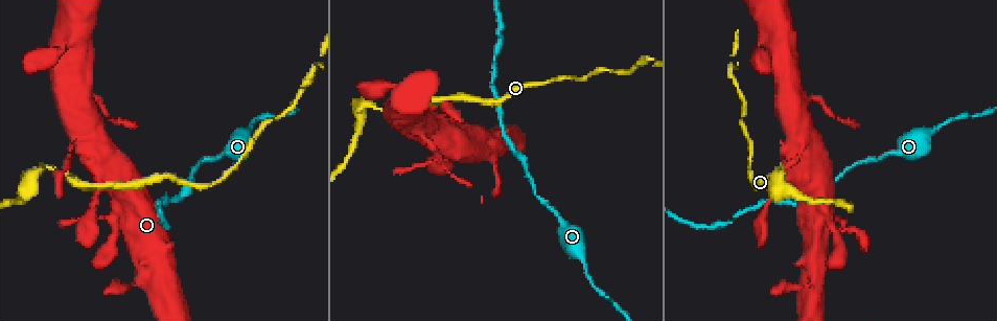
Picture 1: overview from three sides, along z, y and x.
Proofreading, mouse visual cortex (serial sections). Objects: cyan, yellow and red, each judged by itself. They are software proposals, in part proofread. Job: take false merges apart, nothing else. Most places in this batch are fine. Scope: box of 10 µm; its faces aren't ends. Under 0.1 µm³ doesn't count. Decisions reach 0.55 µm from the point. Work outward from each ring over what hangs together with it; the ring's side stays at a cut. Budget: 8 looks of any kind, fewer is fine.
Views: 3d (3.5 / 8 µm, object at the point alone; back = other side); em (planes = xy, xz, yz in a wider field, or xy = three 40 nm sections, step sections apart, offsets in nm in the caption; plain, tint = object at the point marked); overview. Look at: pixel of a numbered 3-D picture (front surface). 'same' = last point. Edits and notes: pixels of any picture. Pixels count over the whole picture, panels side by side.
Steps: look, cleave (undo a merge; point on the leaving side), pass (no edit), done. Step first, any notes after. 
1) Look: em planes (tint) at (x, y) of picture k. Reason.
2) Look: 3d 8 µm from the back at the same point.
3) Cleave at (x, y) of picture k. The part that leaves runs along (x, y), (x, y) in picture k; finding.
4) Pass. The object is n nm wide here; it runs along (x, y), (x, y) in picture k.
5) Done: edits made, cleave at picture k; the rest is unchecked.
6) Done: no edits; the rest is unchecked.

Look: 3d 8 µm at (937, 128) of picture 1. Calibre changes.

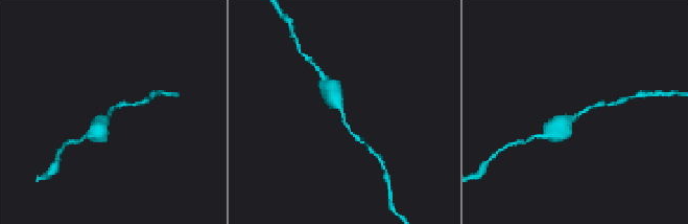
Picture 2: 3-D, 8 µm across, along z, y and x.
Look: 3d 3.5 µm at the same point. Closer look.

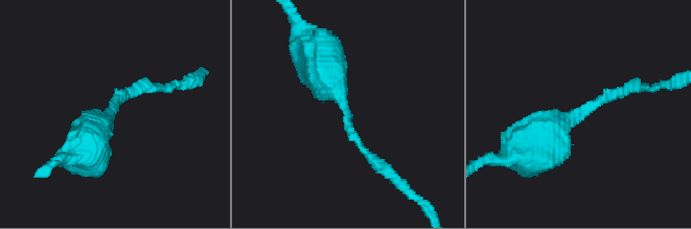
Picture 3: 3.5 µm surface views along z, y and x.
Pass. The arms are 100, 600 nm wide; it runs along (524, 149), (548, 126), (628, 88) in picture 3; continuous, no second cell.

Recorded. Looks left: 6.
Look: 3d 3.5 µm at (151, 266) of picture 1. Sudden change in width.

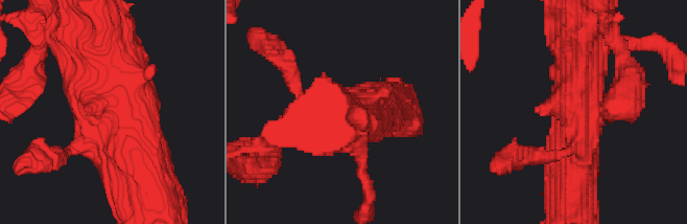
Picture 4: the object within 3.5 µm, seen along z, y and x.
Look: em xy step 3 (tint) at (582, 117) of picture 4. Need the tissue.

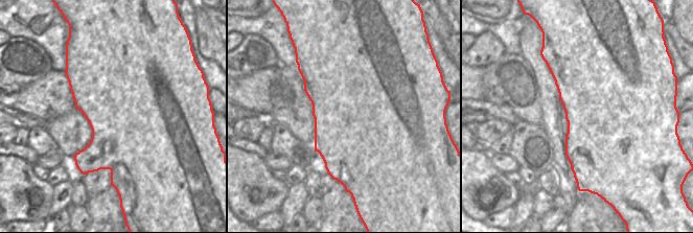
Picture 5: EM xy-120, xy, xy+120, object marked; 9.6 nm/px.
Pass. The object is 1100 nm wide here; it runs along (99, 31), (105, 115), (141, 171) in picture 4; all the same cell.

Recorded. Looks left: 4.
Look: 3d 3.5 µm at (372, 105) of picture 1. Sharp bend.

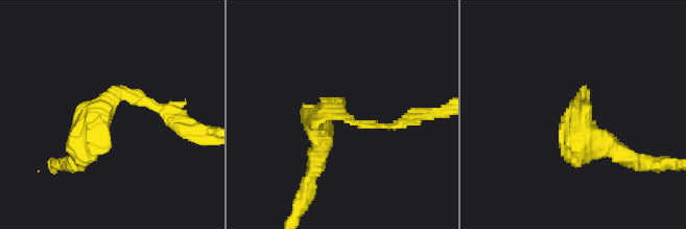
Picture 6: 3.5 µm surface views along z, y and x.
Look: em xy step 2 (tint) at (340, 113) of picture 6. The arms are 100, 350 nm wide; shape alone is not enough.

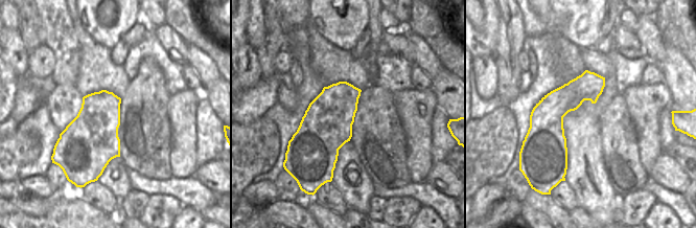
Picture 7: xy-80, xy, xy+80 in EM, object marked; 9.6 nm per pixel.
Pass. It runs along (164, 109), (122, 92), (87, 144) in picture 6; all the same cell.

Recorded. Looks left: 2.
Done: no edits; the rest is unchecked.

